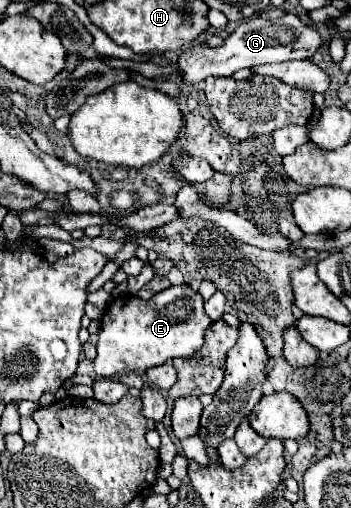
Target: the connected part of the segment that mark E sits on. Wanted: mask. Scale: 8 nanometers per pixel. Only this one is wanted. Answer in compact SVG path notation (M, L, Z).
M179 284L179 286L169 286L163 292L157 292L149 300L141 300L139 296L119 296L113 300L105 316L101 320L101 330L99 330L99 342L97 342L97 358L95 358L95 372L99 378L115 378L117 374L127 374L127 372L143 372L151 366L161 366L167 360L173 358L193 358L195 352L199 352L205 344L205 332L211 324L211 318L205 312L205 300L199 294L197 288L191 284Z

